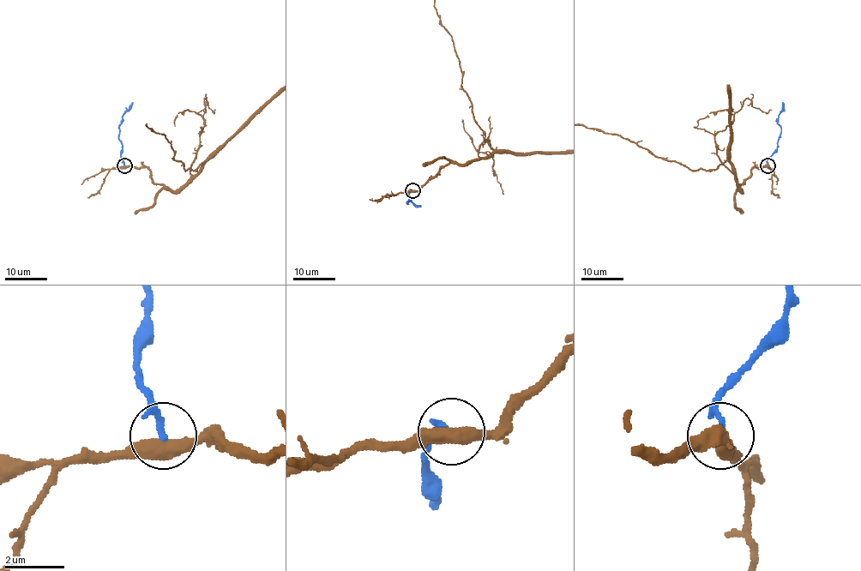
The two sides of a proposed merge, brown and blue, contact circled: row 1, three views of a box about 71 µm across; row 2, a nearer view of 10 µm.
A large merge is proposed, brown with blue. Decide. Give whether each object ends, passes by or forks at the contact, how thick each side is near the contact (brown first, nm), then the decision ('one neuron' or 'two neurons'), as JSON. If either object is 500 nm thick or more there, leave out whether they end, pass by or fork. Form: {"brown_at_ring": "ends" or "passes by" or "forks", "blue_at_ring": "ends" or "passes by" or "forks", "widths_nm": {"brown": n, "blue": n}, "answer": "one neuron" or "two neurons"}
{"brown_at_ring": "passes by", "blue_at_ring": "ends", "widths_nm": {"brown": 480, "blue": 200}, "answer": "two neurons"}

